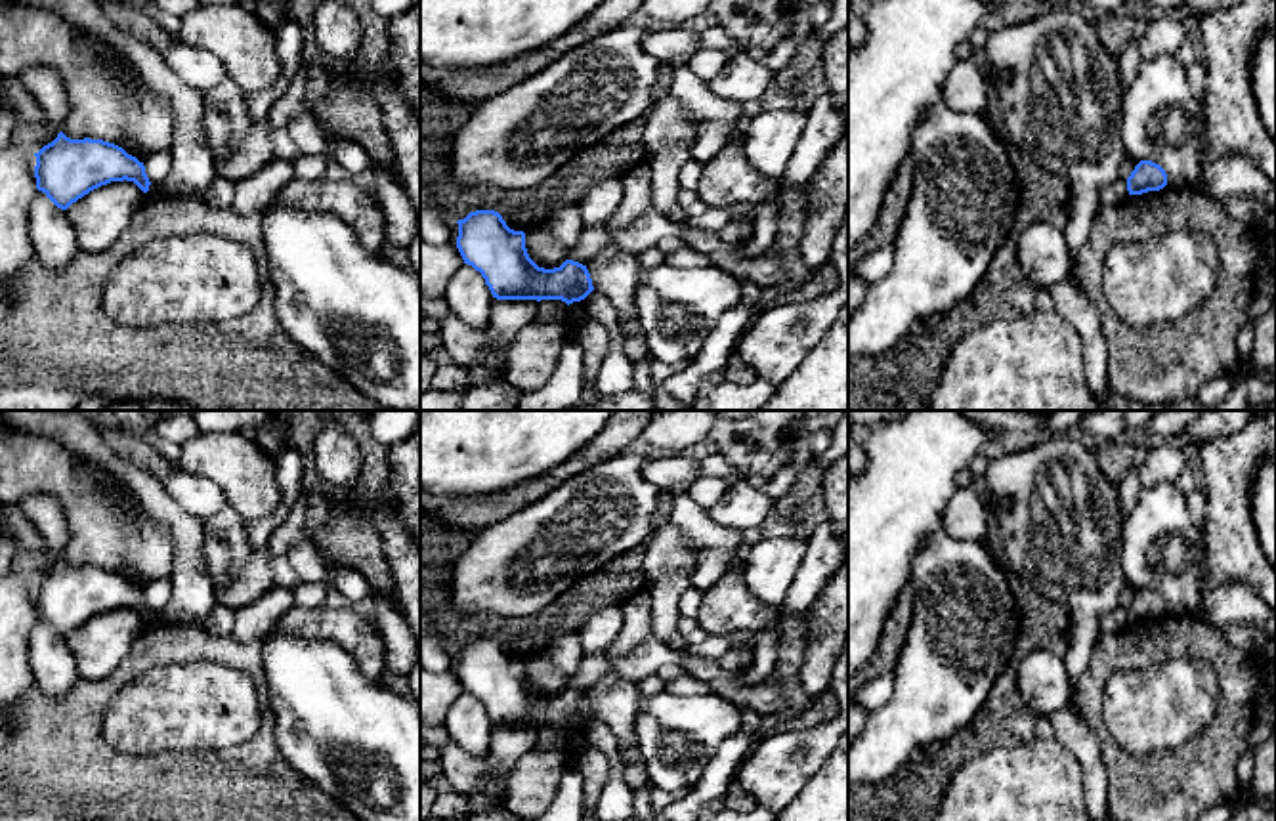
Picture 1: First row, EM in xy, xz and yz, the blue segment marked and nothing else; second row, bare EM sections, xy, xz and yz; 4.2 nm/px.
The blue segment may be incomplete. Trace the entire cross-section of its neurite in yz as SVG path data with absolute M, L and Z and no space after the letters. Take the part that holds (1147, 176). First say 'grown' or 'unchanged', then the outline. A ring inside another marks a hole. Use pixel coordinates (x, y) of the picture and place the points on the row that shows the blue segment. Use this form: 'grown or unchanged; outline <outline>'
unchanged; outline M1140 160L1131 176L1127 178L1127 191L1129 195L1142 195L1148 191L1159 191L1167 185L1167 174L1165 170L1152 162L1152 160Z

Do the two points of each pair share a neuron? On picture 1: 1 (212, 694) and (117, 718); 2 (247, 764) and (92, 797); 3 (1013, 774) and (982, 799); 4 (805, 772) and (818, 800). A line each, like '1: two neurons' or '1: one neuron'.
1: one neuron
2: one neuron
3: one neuron
4: two neurons

